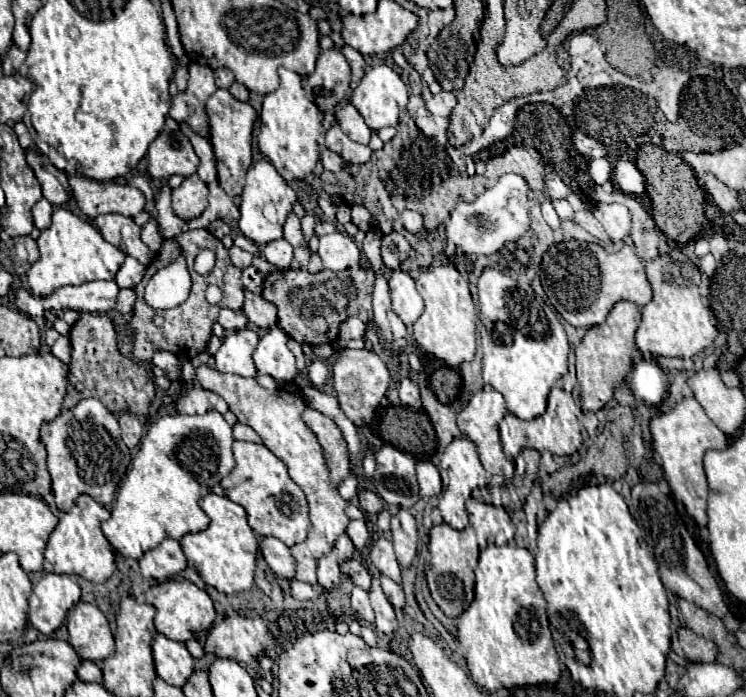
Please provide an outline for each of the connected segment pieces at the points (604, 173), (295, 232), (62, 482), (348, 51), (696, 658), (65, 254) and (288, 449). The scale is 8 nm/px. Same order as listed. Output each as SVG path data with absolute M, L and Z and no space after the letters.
M606 158L594 159L589 162L589 176L597 185L610 181L612 166Z
M289 212L285 224L283 224L283 230L285 230L285 240L291 244L291 246L299 246L301 244L301 226L299 226L299 218L295 212Z
M81 400L75 408L63 410L53 422L45 422L41 428L41 442L47 448L47 470L59 510L69 512L79 494L89 494L103 506L113 504L131 454L119 436L117 418L99 400Z
M343 46L343 48L339 48L339 52L343 52L343 56L347 58L347 62L349 62L349 66L351 66L351 70L353 70L353 76L351 76L351 88L347 90L347 100L349 100L349 96L351 96L351 92L353 92L353 88L357 86L357 82L361 80L361 76L363 76L363 70L365 70L365 60L363 60L363 56L357 52L357 50L353 50L351 46Z
M679 628L679 640L689 662L715 662L717 648L713 642L707 642L689 628Z
M59 208L53 212L53 224L41 230L37 244L41 258L27 272L29 286L35 296L51 294L55 288L67 284L79 286L85 282L95 282L99 278L115 278L119 266L125 260L125 254L113 244L105 242L95 226L91 226L87 220L79 218L67 208Z
M201 364L195 370L195 384L219 394L229 404L229 410L237 416L237 420L241 424L251 426L259 434L261 442L277 458L281 458L285 462L285 466L289 468L291 480L295 484L299 484L301 490L305 492L305 496L309 498L309 514L311 514L309 536L303 544L293 546L293 558L297 562L295 580L315 584L317 582L317 578L315 578L317 558L331 552L335 540L341 534L345 534L349 518L345 516L347 502L331 486L331 478L329 478L329 470L327 470L321 446L319 446L315 434L301 420L301 406L303 406L301 400L287 390L281 390L281 388L265 390L263 386L257 384L255 378L241 378L237 374L223 374L223 372L217 372L215 368L209 368L207 364Z

